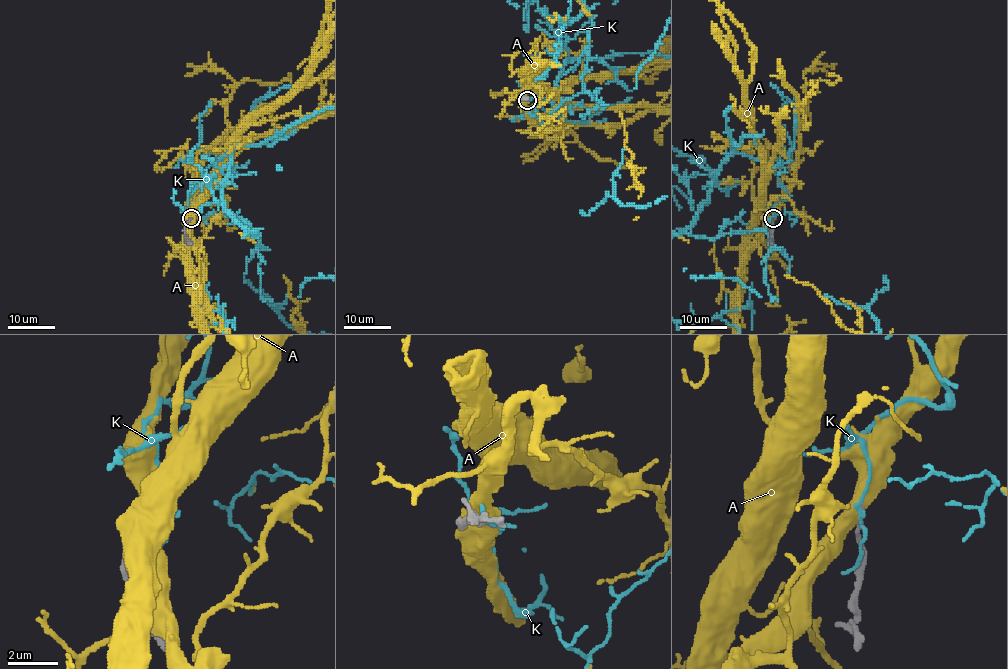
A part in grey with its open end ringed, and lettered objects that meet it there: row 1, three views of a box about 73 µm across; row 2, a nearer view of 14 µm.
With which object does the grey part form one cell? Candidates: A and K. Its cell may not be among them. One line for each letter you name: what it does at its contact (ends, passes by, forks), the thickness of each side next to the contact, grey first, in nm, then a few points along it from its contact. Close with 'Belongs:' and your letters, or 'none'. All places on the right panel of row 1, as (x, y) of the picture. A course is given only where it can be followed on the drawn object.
Belongs: none

